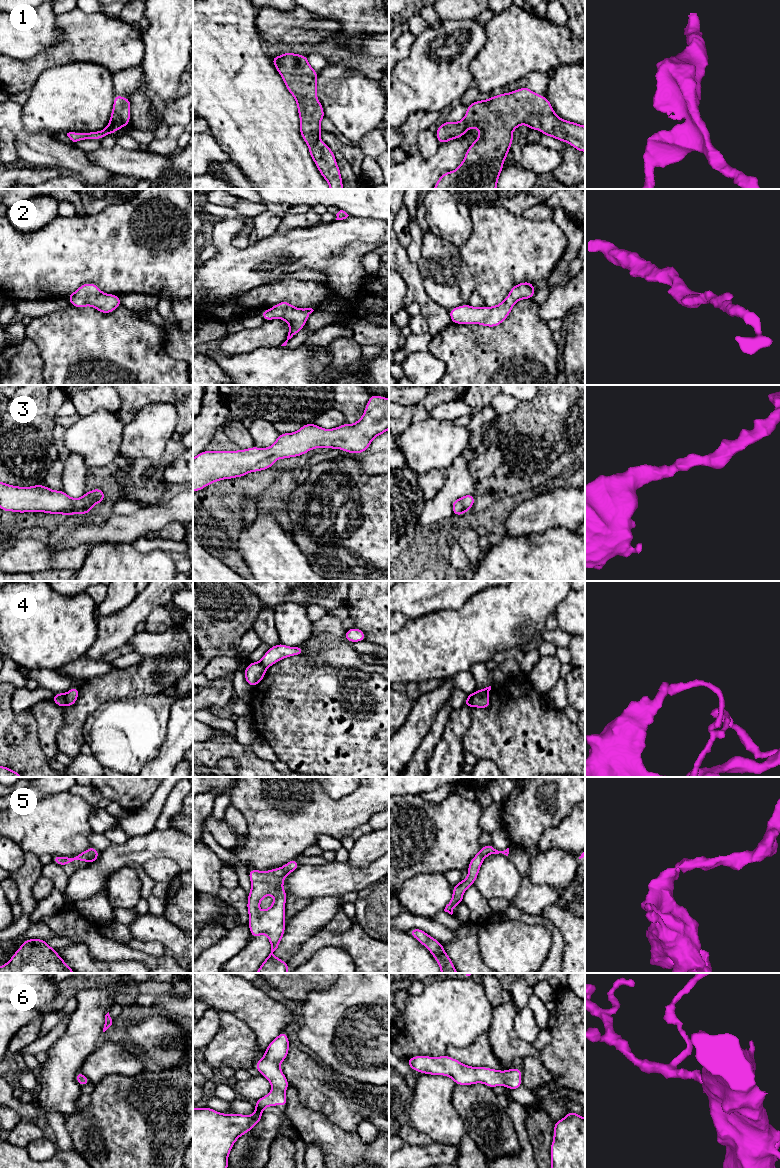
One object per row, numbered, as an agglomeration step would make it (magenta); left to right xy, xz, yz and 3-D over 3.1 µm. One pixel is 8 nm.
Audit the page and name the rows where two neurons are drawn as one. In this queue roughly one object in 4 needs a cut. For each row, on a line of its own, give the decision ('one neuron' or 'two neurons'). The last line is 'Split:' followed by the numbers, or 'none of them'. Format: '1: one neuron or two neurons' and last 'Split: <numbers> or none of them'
1: one neuron
2: one neuron
3: one neuron
4: two neurons
5: one neuron
6: one neuron
Split: 4

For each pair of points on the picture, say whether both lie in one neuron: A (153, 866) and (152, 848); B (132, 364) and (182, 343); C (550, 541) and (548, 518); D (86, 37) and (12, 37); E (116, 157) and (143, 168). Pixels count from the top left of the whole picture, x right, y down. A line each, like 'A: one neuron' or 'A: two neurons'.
A: two neurons
B: two neurons
C: two neurons
D: two neurons
E: one neuron

